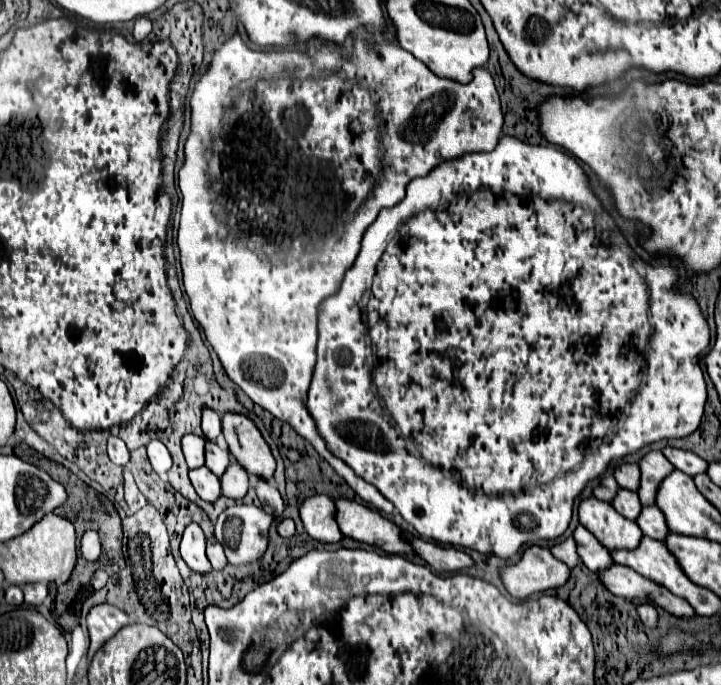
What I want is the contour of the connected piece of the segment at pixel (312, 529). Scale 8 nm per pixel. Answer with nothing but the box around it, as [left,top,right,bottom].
[299,495,343,543]

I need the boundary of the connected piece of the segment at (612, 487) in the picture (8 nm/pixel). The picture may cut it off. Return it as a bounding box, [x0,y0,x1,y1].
[593,473,619,501]

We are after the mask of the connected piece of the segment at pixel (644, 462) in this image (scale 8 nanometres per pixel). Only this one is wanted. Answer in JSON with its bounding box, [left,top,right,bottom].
[639,451,675,505]

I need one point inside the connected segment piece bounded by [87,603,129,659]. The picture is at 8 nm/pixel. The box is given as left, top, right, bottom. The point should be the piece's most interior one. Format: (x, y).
(103, 621)

